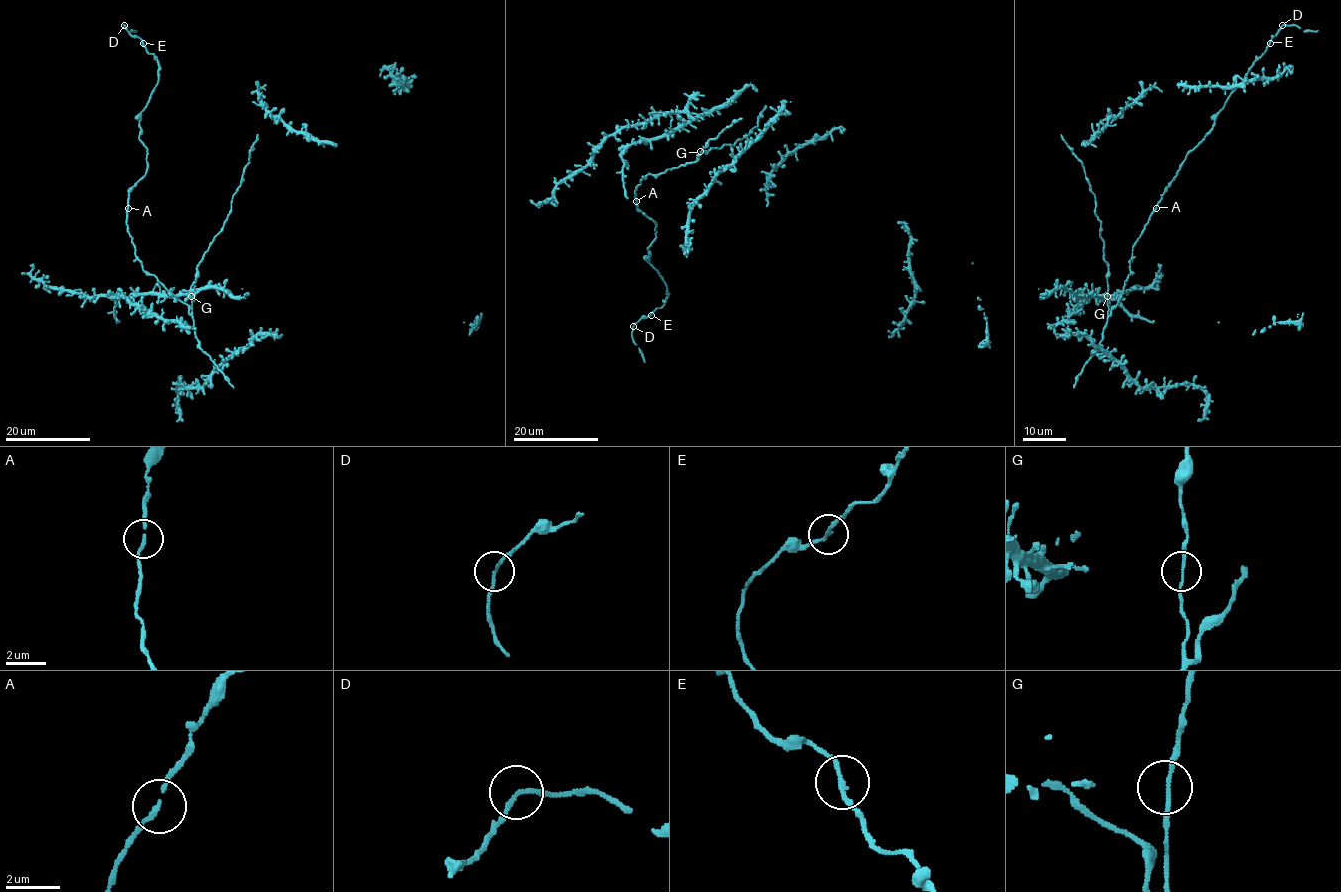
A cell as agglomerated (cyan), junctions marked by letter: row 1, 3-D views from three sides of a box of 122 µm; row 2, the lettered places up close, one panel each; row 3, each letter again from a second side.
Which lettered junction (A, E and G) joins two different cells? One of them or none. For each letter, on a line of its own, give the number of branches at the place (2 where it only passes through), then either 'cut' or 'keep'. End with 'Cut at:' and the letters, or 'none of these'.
A: 2 | keep
E: 2 | keep
G: 2 | keep
Cut at: none of these

